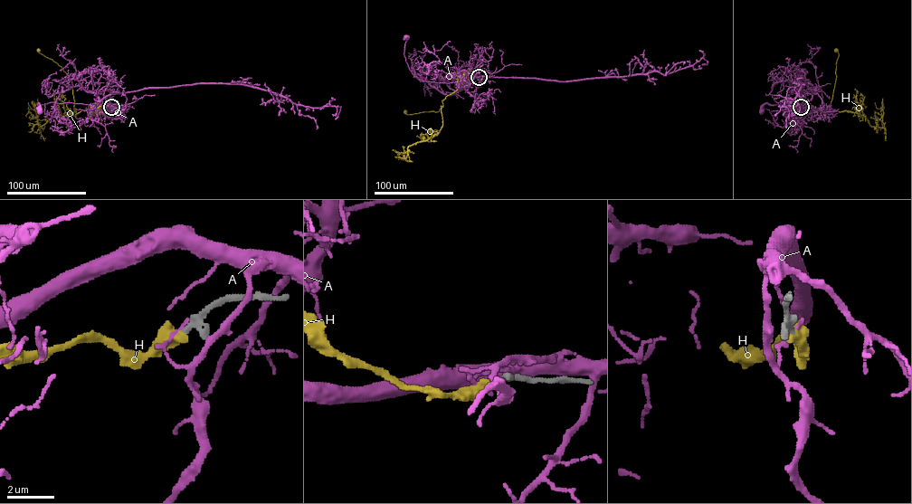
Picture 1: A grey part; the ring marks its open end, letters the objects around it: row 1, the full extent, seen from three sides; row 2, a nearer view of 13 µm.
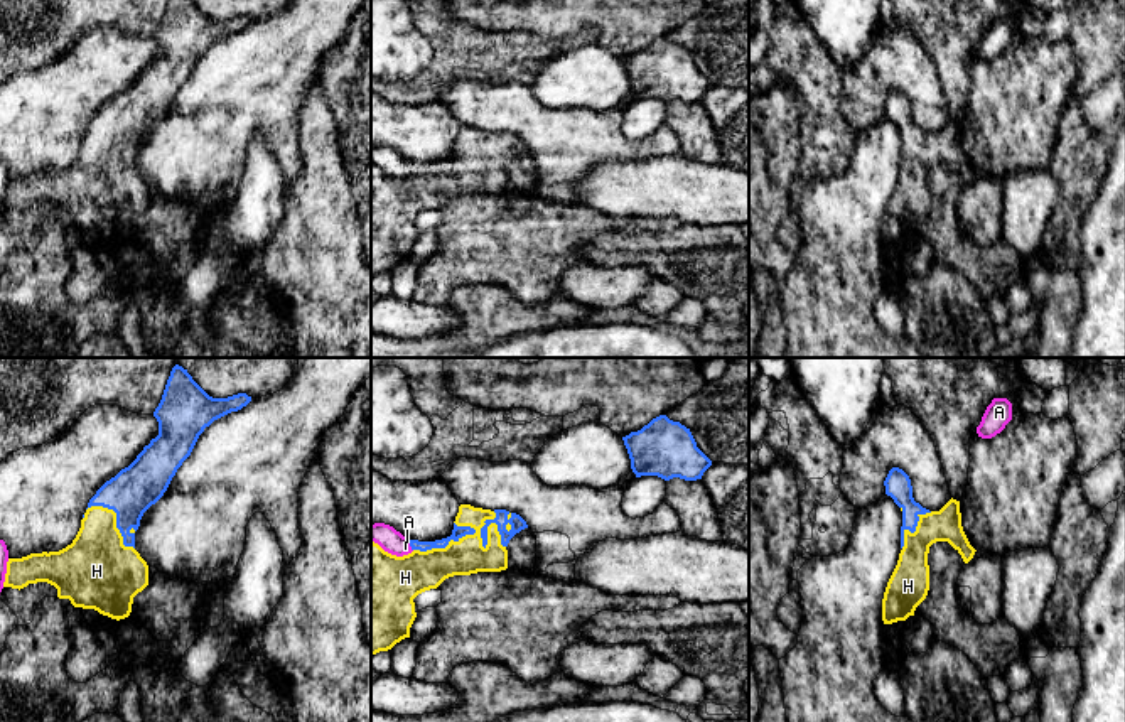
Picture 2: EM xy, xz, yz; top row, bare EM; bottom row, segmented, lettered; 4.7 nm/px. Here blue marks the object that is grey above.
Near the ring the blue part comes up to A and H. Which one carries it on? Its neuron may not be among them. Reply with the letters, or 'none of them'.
H

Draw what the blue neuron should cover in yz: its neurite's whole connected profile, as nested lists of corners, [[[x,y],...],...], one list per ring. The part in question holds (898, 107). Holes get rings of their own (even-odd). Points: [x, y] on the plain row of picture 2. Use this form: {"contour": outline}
{"contour": [[[899,89],[889,93],[884,108],[885,116],[902,133],[902,172],[882,221],[882,243],[892,246],[914,238],[916,229],[926,221],[929,213],[928,175],[933,165],[948,164],[965,186],[977,172],[963,154],[960,123],[951,120],[939,133],[923,130],[912,120],[909,98]]]}

